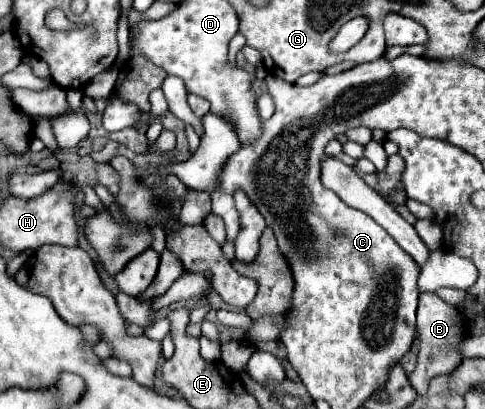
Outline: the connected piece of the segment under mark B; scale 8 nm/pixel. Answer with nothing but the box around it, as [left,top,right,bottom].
[411,293,469,393]

